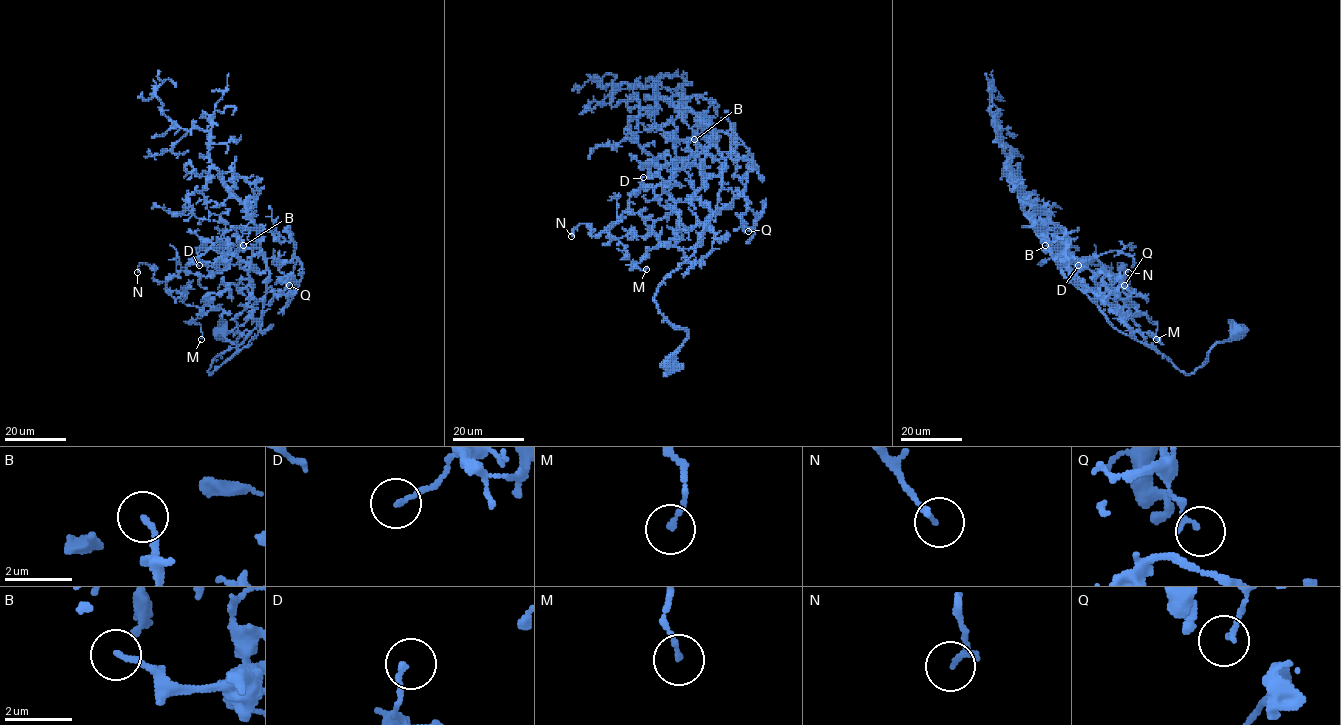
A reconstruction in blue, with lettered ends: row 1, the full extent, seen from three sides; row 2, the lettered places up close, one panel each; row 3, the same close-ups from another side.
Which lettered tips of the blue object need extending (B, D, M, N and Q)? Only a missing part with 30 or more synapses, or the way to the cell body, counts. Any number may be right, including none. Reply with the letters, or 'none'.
none

